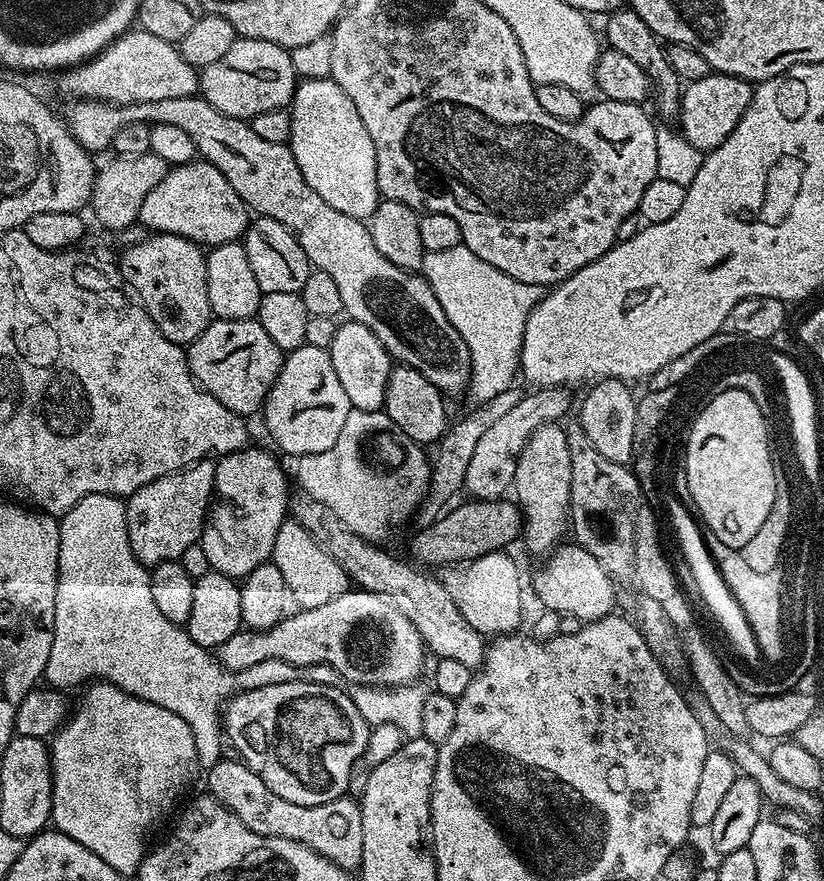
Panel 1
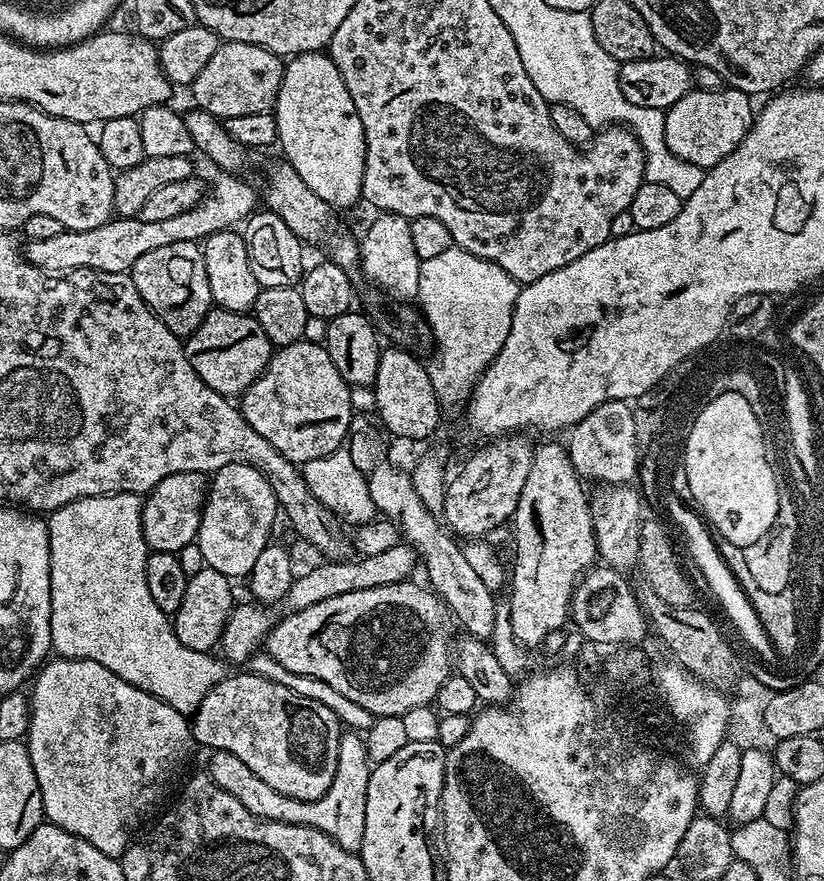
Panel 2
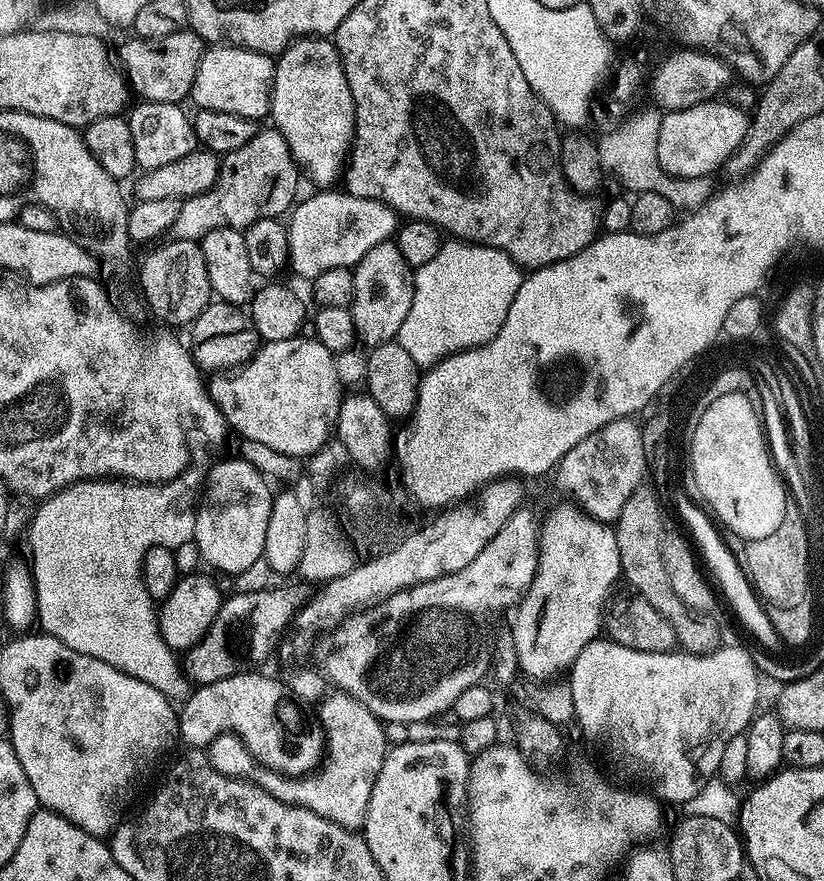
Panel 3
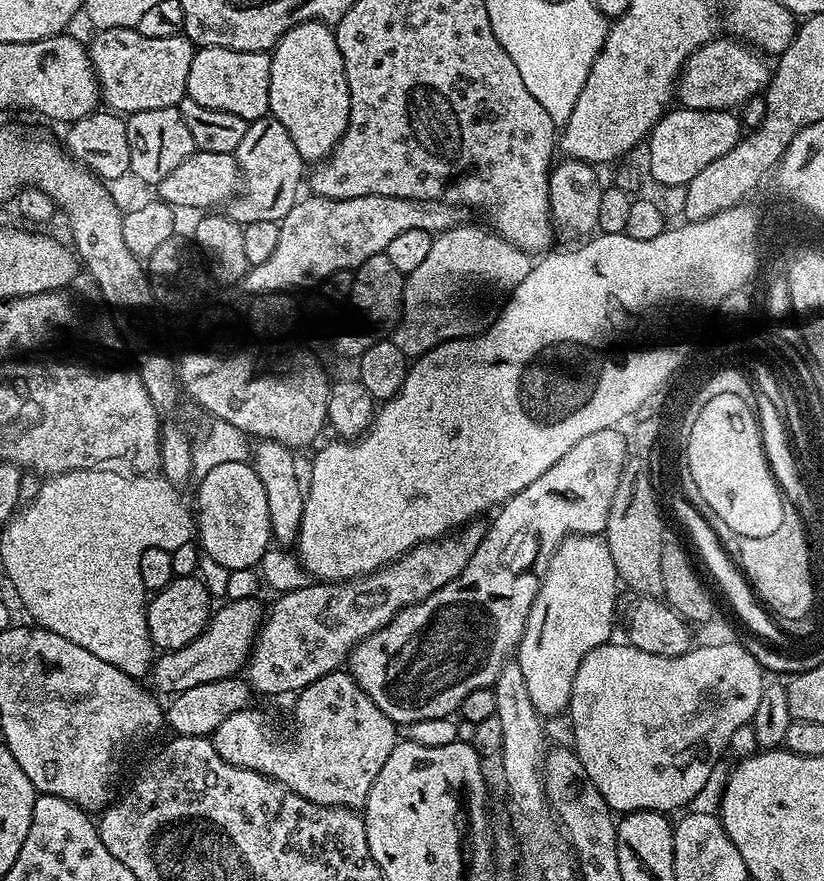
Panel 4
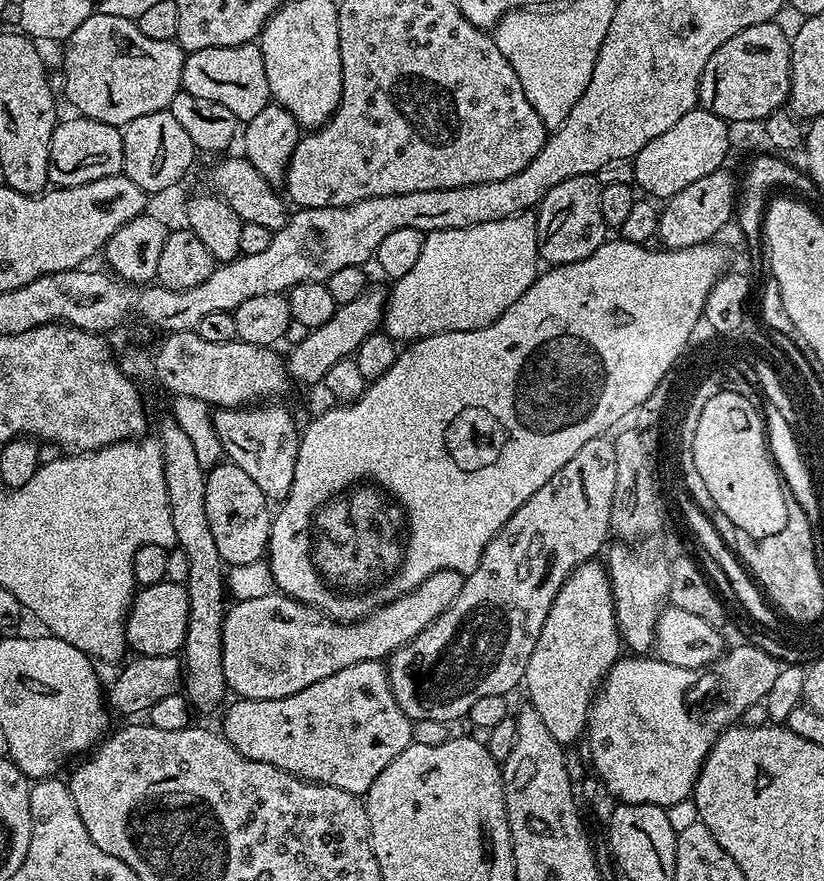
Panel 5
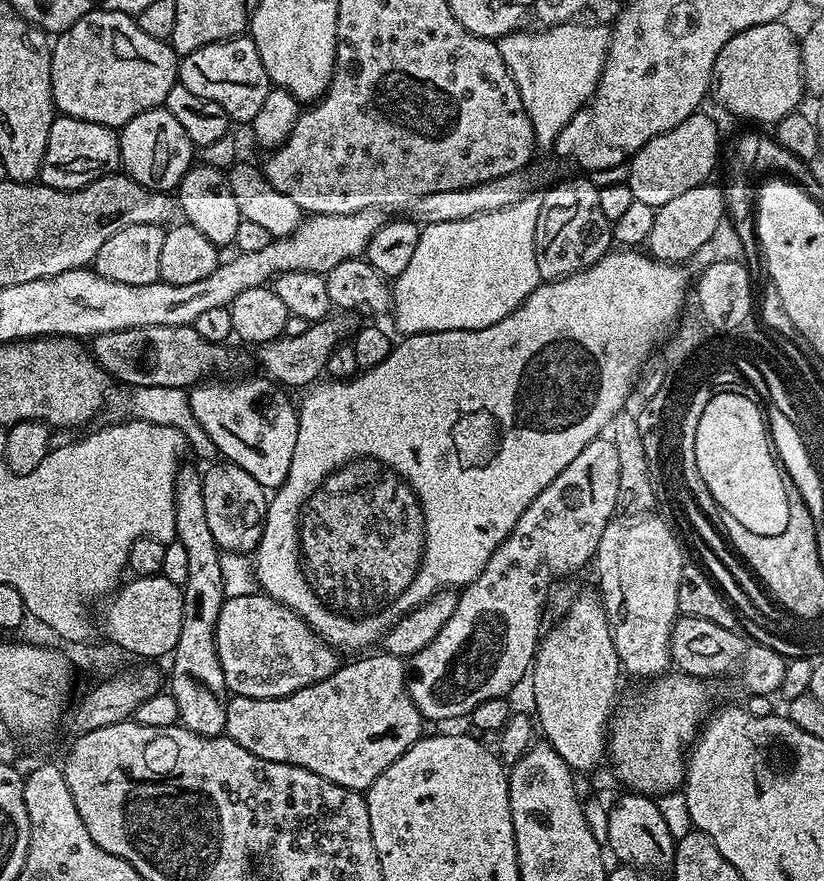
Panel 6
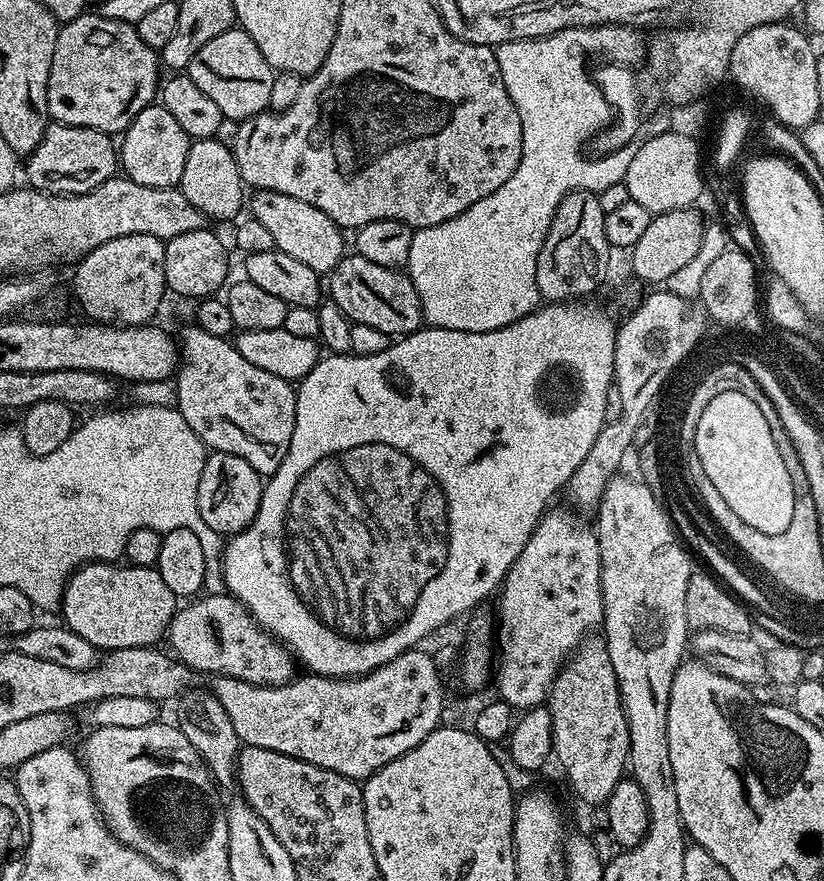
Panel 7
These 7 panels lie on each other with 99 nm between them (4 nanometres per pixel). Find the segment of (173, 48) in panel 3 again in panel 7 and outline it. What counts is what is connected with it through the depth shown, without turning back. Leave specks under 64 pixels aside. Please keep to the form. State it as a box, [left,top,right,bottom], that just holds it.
[48,11,162,134]

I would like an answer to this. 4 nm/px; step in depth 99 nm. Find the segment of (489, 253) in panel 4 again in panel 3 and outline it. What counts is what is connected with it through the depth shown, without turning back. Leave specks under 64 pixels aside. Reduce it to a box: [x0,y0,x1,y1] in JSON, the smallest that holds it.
[395,238,522,370]

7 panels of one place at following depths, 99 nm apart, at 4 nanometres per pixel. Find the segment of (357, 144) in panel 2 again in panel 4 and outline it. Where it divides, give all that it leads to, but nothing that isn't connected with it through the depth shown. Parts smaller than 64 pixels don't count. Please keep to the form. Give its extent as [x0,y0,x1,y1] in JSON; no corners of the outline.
[270,20,350,162]

